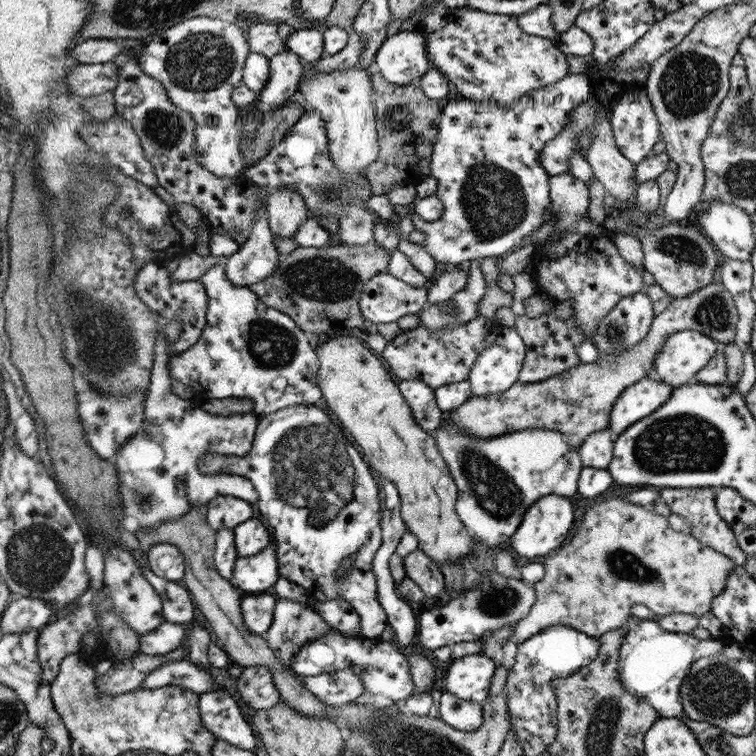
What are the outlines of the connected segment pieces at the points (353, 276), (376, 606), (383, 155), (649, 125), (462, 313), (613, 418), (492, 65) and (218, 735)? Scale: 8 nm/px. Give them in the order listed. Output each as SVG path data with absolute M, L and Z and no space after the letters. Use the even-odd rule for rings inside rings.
M376 240L366 245L343 245L334 242L323 248L296 248L287 256L280 256L281 262L272 274L264 278L264 281L250 284L247 287L261 298L266 306L274 307L282 311L298 323L298 326L306 334L321 334L330 336L337 333L364 332L367 330L367 323L362 318L359 307L359 300L362 294L363 285L378 273L388 272L391 254Z
M292 405L263 414L257 426L252 452L245 457L226 459L218 456L218 453L204 453L197 464L204 476L224 472L249 478L257 488L260 516L274 531L272 545L277 550L281 577L302 586L308 598L317 601L344 597L360 614L360 635L368 639L380 638L388 624L384 606L378 600L378 582L373 568L376 551L382 543L380 490L361 451L354 447L340 426L334 424L323 409L315 405ZM350 554L356 554L352 567L350 570L340 570L342 559Z
M377 69L372 72L372 88L380 150L366 170L370 191L379 196L387 194L398 184L416 187L430 176L430 157L438 134L443 103L428 98L418 83L408 86L391 84Z
M645 89L624 94L614 105L611 116L614 140L622 155L637 165L652 152L652 147L661 140L660 123Z
M479 260L468 263L467 285L456 292L447 304L430 303L418 316L419 326L430 331L446 331L463 326L481 316L478 304L486 294L487 286Z
M642 378L624 389L610 412L608 429L618 436L634 422L658 410L672 396L672 386L662 379Z
M470 6L450 12L446 25L438 30L426 31L421 28L427 38L428 58L433 68L438 69L453 85L453 93L475 101L496 101L502 105L510 105L518 101L522 95L546 87L568 75L566 54L557 47L554 39L542 38L526 34L518 26L517 16L490 14L474 10Z
M222 691L202 693L199 707L202 722L206 722L206 728L213 732L216 740L225 740L243 750L253 751L256 748L256 732L246 723L232 696Z

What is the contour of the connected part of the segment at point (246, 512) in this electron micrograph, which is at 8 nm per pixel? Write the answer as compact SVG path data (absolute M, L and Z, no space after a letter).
M233 496L216 497L204 505L206 522L215 531L220 528L233 529L238 524L252 519L252 512L248 501Z

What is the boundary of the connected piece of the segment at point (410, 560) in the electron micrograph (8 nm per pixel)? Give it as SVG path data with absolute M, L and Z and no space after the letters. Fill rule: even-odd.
M420 549L403 557L406 577L414 580L428 598L438 597L444 591L444 575L431 558Z

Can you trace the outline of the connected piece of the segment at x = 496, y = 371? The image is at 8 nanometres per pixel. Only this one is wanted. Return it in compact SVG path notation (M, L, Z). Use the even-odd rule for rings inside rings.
M503 327L492 346L484 349L470 371L471 396L488 396L507 391L518 381L526 346L516 330Z

